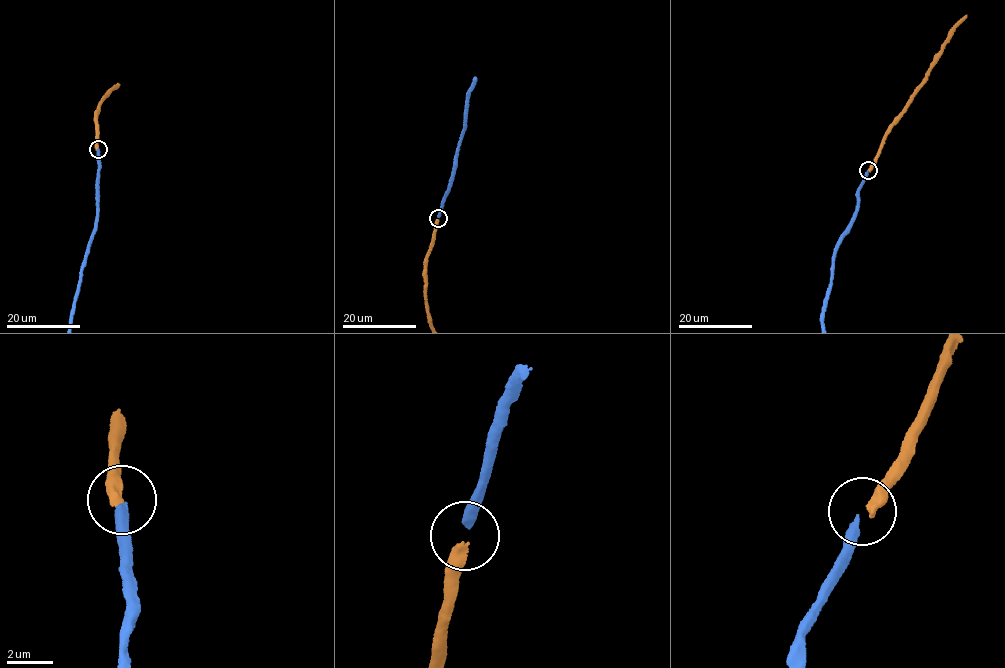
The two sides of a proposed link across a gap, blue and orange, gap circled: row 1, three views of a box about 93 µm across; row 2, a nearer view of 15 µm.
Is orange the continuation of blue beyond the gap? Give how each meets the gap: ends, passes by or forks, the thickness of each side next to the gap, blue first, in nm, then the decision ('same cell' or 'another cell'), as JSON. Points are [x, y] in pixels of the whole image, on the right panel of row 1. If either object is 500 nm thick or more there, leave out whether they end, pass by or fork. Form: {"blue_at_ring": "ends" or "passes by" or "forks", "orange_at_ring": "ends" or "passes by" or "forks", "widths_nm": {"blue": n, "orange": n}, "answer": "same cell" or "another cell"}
{"blue_at_ring": "ends", "orange_at_ring": "ends", "widths_nm": {"blue": 360, "orange": 480}, "answer": "same cell"}

